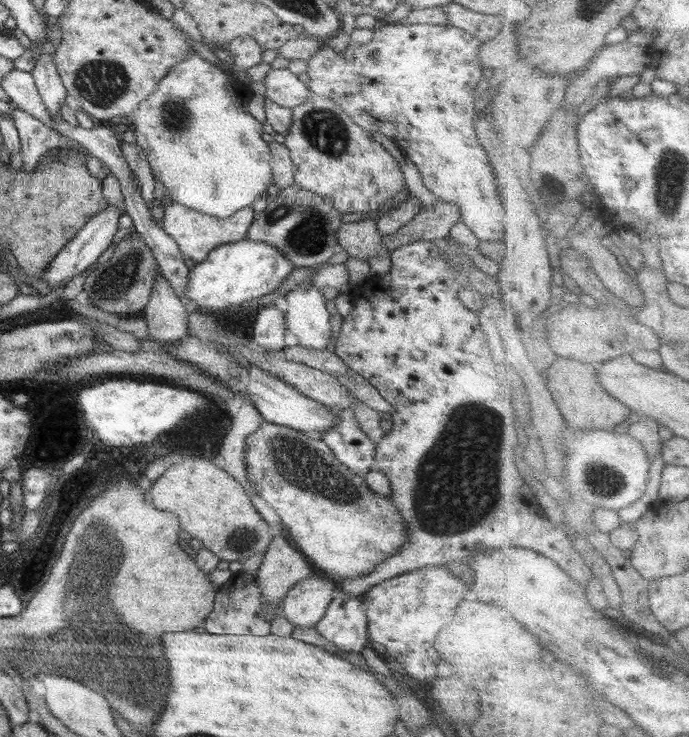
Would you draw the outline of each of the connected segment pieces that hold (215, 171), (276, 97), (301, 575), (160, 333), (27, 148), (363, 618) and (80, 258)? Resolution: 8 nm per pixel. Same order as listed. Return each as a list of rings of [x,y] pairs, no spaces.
[[[192,51],[187,57],[173,64],[167,72],[167,75],[157,84],[155,91],[131,114],[132,123],[136,129],[136,144],[145,152],[149,160],[153,177],[155,180],[160,180],[165,186],[166,196],[172,201],[183,204],[192,210],[215,216],[216,218],[228,218],[241,208],[251,206],[261,196],[265,196],[268,186],[273,184],[272,175],[272,153],[269,147],[269,142],[262,139],[262,123],[252,117],[248,110],[248,103],[253,97],[253,92],[248,84],[236,80],[230,73],[221,69],[219,66],[212,64],[208,60],[200,57]]]
[[[270,69],[264,80],[266,99],[273,100],[284,108],[297,107],[302,104],[311,91],[307,83],[288,69]]]
[[[286,535],[275,536],[269,544],[268,550],[264,552],[261,565],[257,572],[257,583],[263,592],[263,601],[271,609],[280,610],[281,602],[285,594],[300,580],[312,575],[312,566],[307,561],[304,553],[301,553],[292,544]]]
[[[158,275],[153,282],[149,301],[143,308],[141,314],[148,325],[148,335],[151,339],[160,345],[171,345],[177,343],[188,335],[187,326],[189,324],[189,312],[181,298],[174,292],[170,281],[164,278],[164,275]]]
[[[16,108],[10,115],[19,132],[23,168],[28,174],[32,174],[41,158],[51,149],[75,148],[87,152],[75,140],[60,136],[26,111]]]
[[[334,597],[324,616],[313,626],[326,640],[344,652],[360,652],[367,643],[367,616],[362,598]]]
[[[108,205],[102,212],[94,215],[88,222],[72,237],[60,252],[48,263],[48,266],[43,270],[41,279],[48,286],[56,286],[66,280],[71,280],[73,277],[84,272],[86,268],[94,265],[102,252],[106,252],[112,245],[112,238],[119,228],[119,218],[121,212],[112,205]]]

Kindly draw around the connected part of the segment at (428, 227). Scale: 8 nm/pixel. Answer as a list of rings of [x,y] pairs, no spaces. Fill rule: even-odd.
[[[453,202],[434,203],[430,210],[420,210],[400,230],[382,238],[383,246],[393,251],[414,241],[434,241],[447,238],[451,228],[460,221],[457,206]]]

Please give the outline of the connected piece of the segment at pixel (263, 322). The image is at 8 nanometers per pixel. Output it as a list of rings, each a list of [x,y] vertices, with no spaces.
[[[274,305],[258,310],[253,328],[253,341],[266,351],[281,352],[288,331],[284,313]]]

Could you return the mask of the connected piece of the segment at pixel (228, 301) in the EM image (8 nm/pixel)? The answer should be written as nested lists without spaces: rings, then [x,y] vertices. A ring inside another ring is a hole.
[[[248,238],[213,248],[200,263],[191,263],[185,296],[202,312],[218,312],[231,306],[255,302],[261,296],[277,290],[288,275],[295,270],[287,256],[265,242]]]

